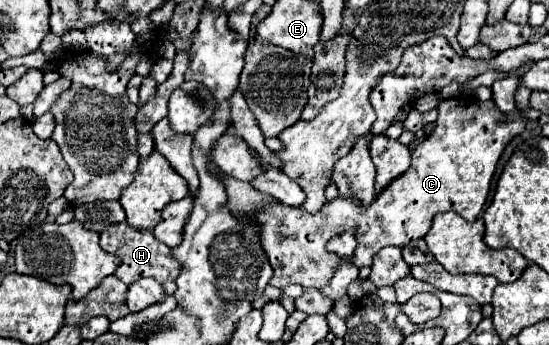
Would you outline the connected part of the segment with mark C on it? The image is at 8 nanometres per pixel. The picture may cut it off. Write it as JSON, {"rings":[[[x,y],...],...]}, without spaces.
{"rings":[[[449,98],[443,100],[439,106],[439,118],[433,124],[431,134],[419,142],[413,150],[413,160],[411,160],[411,168],[407,172],[403,172],[399,178],[395,178],[393,182],[389,182],[377,196],[375,200],[365,208],[357,198],[343,198],[337,196],[335,200],[327,202],[319,212],[309,214],[301,208],[291,208],[281,204],[279,200],[267,196],[267,194],[259,194],[257,190],[251,188],[249,182],[241,182],[235,180],[227,174],[223,174],[213,162],[211,162],[211,172],[215,172],[215,176],[225,184],[225,192],[227,192],[227,208],[231,210],[231,214],[235,218],[247,218],[251,220],[257,228],[259,228],[259,240],[263,246],[263,252],[267,254],[275,274],[269,280],[271,286],[277,288],[285,288],[289,284],[301,284],[301,286],[311,286],[311,288],[323,288],[335,274],[337,266],[343,262],[343,258],[339,258],[337,254],[331,254],[325,250],[327,242],[333,236],[339,236],[347,230],[355,230],[355,238],[357,238],[357,248],[353,252],[353,256],[349,258],[357,268],[361,266],[371,266],[373,256],[383,248],[383,246],[407,246],[413,240],[419,240],[427,234],[431,220],[435,214],[439,212],[457,212],[461,214],[465,220],[473,222],[479,212],[485,206],[487,194],[489,194],[489,186],[491,186],[491,178],[495,174],[495,166],[497,160],[503,152],[503,148],[511,142],[513,136],[517,136],[523,128],[525,128],[525,118],[513,120],[513,122],[503,122],[505,114],[501,114],[495,106],[493,100],[489,102],[477,102],[473,98]]]}

